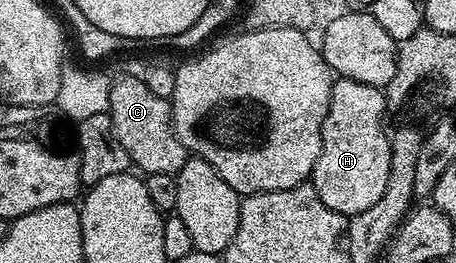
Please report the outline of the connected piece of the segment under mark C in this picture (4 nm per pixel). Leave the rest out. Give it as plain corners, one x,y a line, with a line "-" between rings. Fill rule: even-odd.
140,77
116,78
111,84
110,103
107,110
112,119
113,130
123,149
127,151
130,162
143,171
144,174
171,174
176,175
183,164
188,161
188,149
183,147
173,127
172,104
164,97
152,94
145,81

